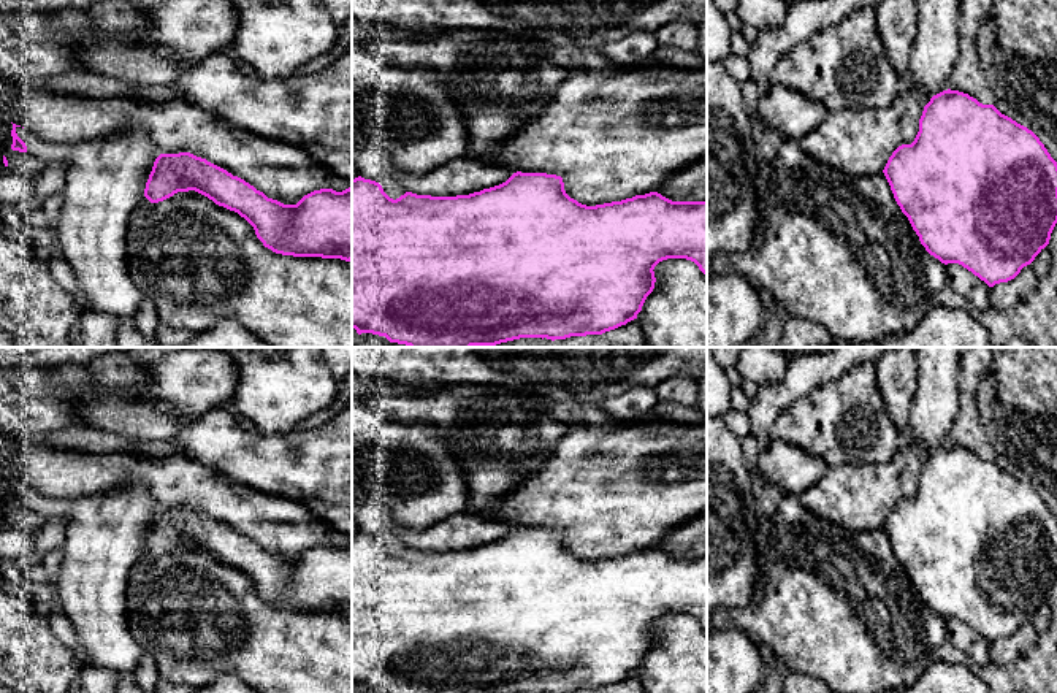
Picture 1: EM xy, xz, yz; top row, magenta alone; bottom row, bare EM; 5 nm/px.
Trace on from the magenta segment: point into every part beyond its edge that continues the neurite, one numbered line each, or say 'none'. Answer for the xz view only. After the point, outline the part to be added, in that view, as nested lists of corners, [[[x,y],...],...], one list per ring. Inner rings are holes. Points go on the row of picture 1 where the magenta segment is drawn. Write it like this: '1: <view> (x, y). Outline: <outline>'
none

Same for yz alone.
none

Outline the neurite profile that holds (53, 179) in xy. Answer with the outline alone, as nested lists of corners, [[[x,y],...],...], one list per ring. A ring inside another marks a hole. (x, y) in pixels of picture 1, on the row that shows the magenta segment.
[[[59,162],[46,163],[36,184],[40,200],[62,193],[67,186],[67,165]]]

